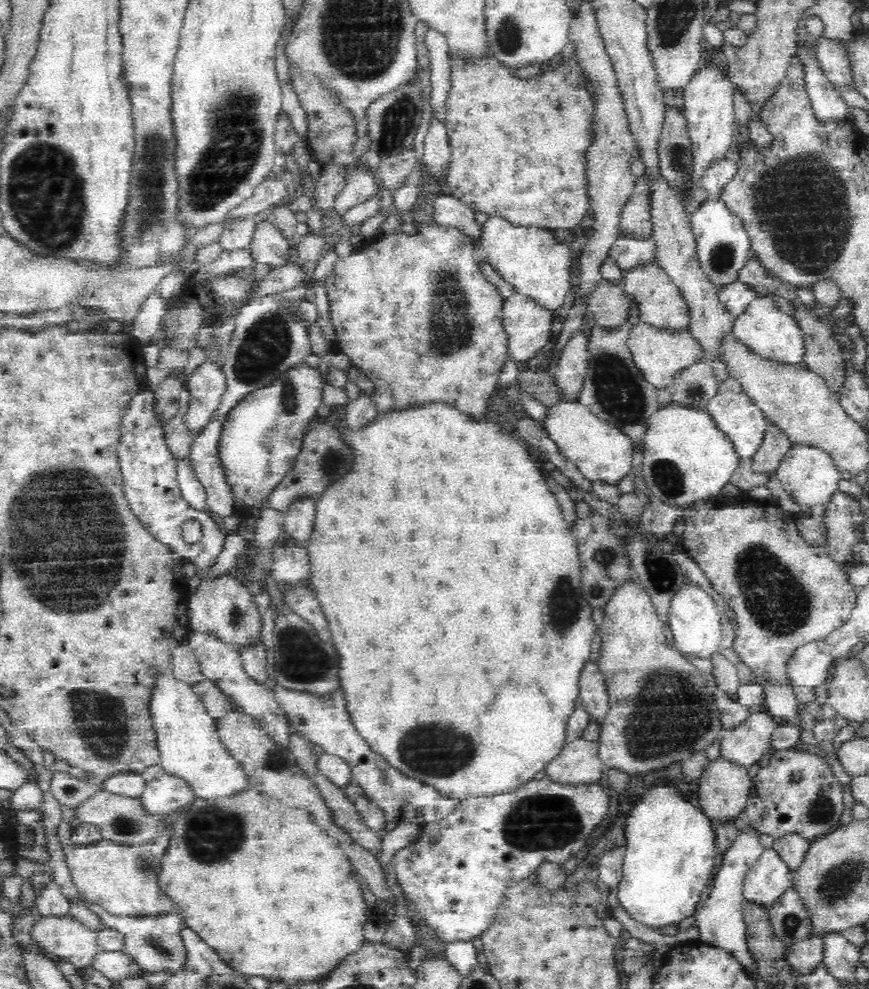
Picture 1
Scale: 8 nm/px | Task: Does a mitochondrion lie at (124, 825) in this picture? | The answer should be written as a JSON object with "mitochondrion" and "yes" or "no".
{"mitochondrion":"yes"}

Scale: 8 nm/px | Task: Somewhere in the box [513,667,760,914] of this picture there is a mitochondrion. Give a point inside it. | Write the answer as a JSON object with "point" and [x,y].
{"point":[670,713]}

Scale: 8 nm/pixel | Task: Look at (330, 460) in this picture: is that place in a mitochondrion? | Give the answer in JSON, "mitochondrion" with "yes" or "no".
{"mitochondrion":"yes"}

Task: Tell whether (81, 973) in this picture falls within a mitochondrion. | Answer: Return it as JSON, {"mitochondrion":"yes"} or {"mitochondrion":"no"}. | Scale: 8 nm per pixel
{"mitochondrion":"no"}

